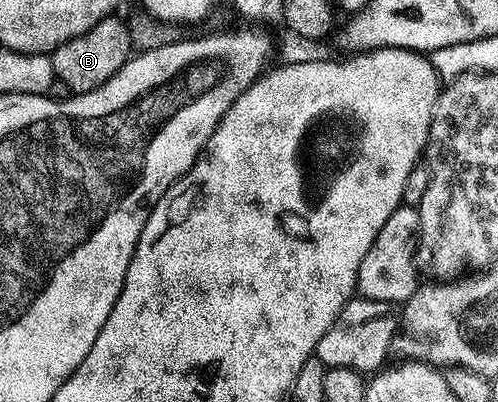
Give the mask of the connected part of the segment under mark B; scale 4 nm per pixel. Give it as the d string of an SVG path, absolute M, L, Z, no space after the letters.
M110 17L91 25L87 33L59 45L51 53L53 74L63 81L74 93L82 95L101 87L134 54L133 38L129 36L129 23L126 20Z

